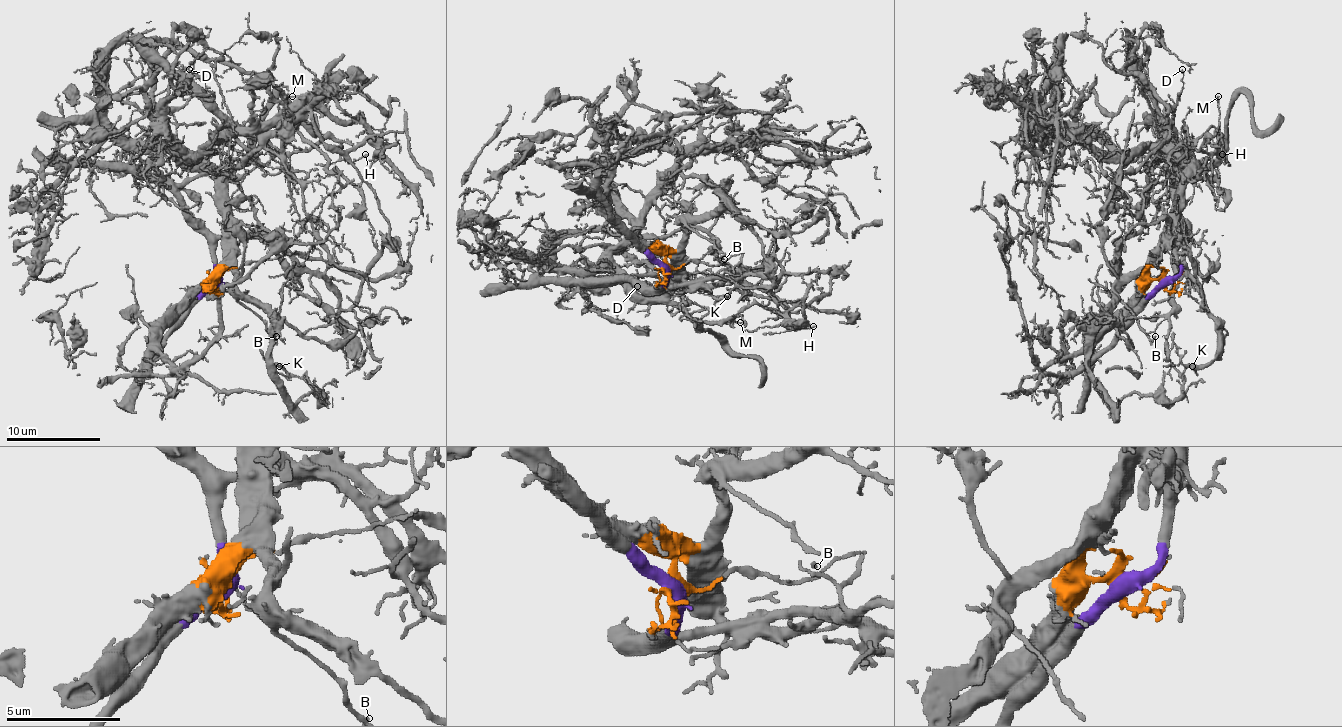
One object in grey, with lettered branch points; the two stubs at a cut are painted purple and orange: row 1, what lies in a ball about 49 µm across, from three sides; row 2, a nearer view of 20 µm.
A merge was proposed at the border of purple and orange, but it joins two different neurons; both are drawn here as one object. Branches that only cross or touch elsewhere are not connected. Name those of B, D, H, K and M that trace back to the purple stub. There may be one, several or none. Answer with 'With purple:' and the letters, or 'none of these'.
With purple: D

